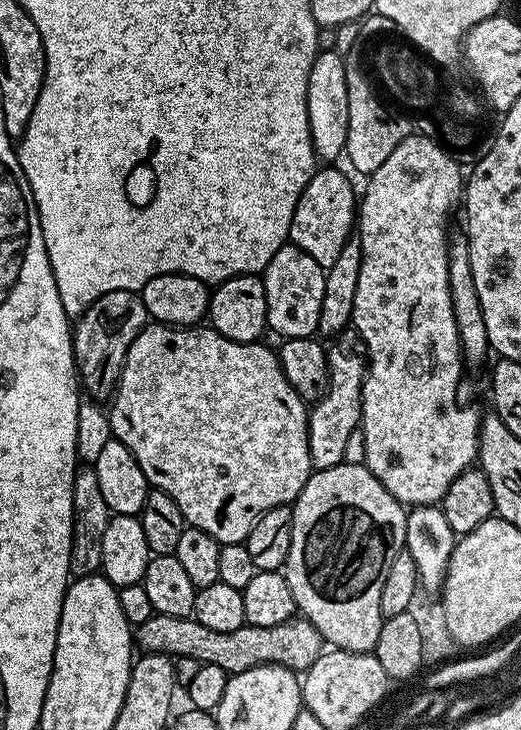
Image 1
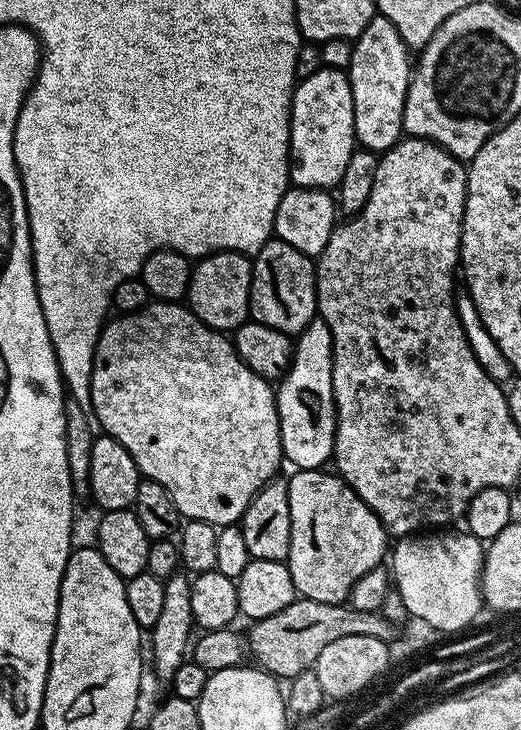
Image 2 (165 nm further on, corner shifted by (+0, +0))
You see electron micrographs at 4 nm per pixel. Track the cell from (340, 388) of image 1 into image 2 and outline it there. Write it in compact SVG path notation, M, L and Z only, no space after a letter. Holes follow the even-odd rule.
M312 320L295 337L292 365L275 389L278 426L285 461L296 470L320 470L336 451L336 403L332 385L332 335L326 322Z

